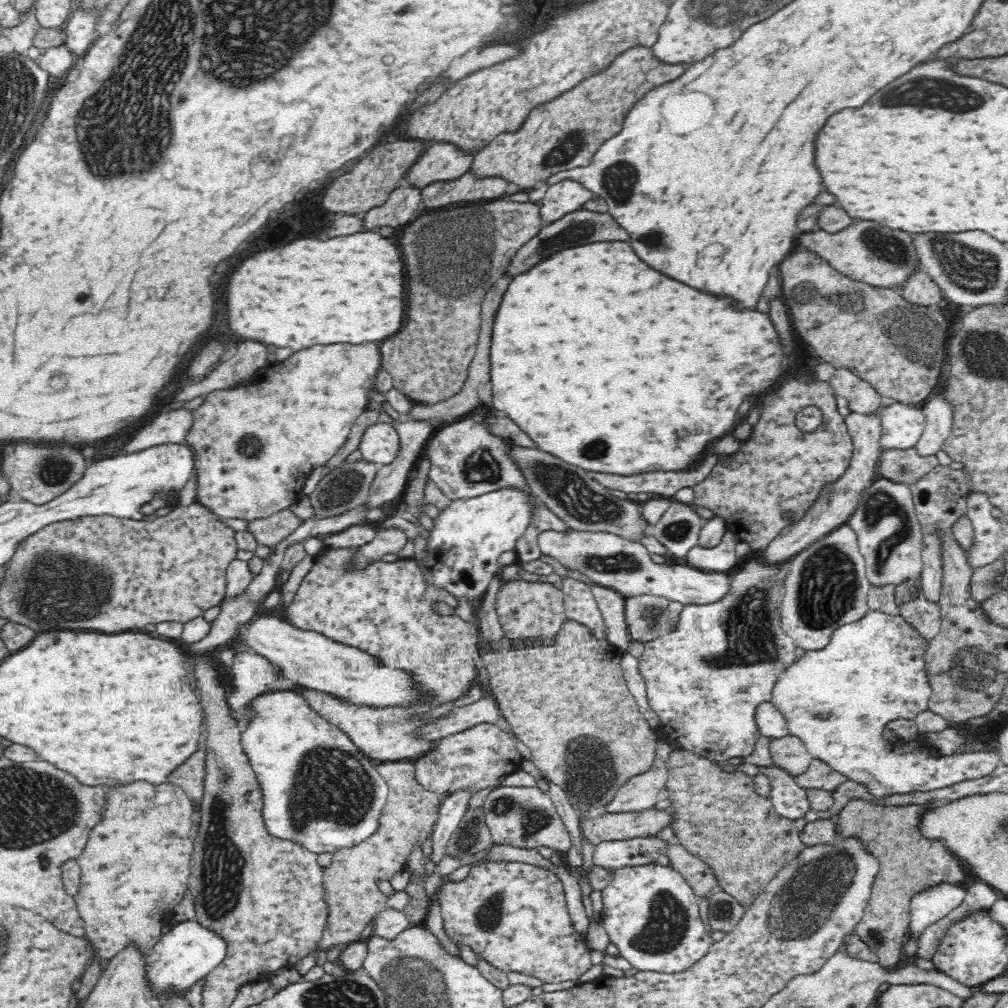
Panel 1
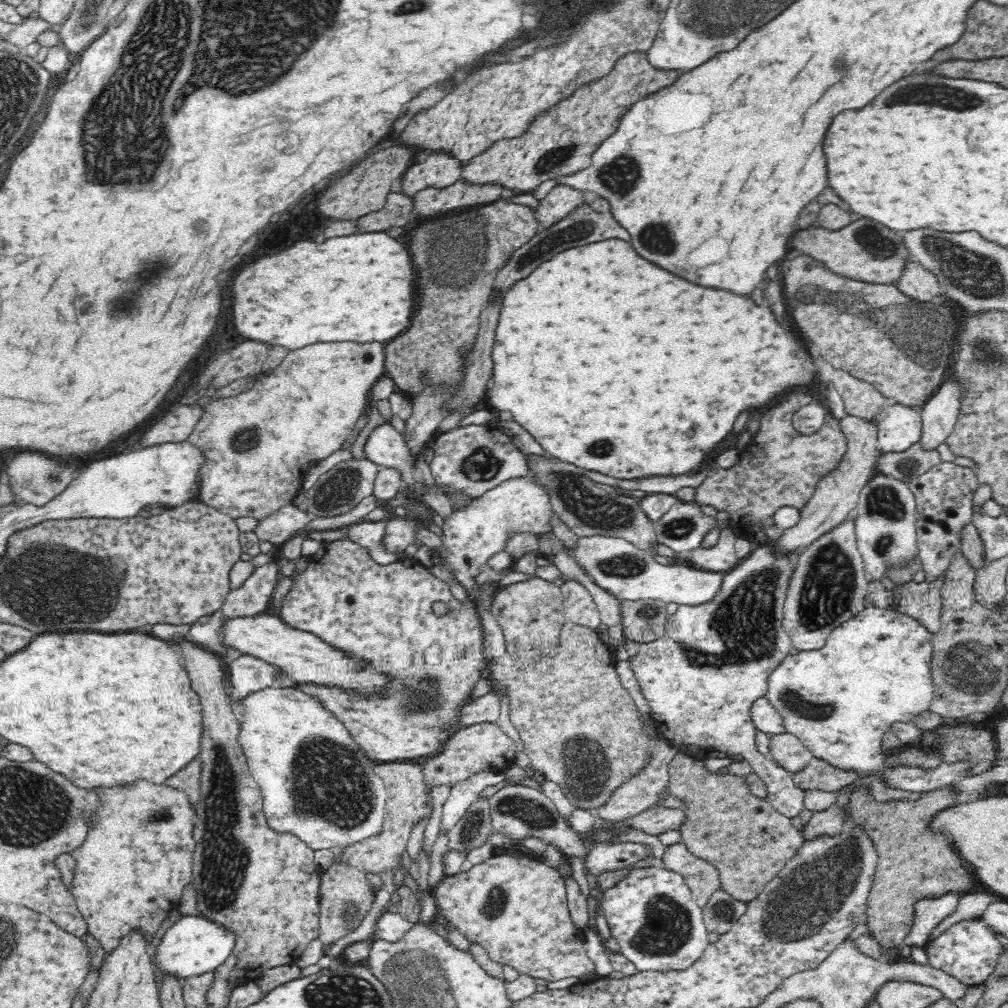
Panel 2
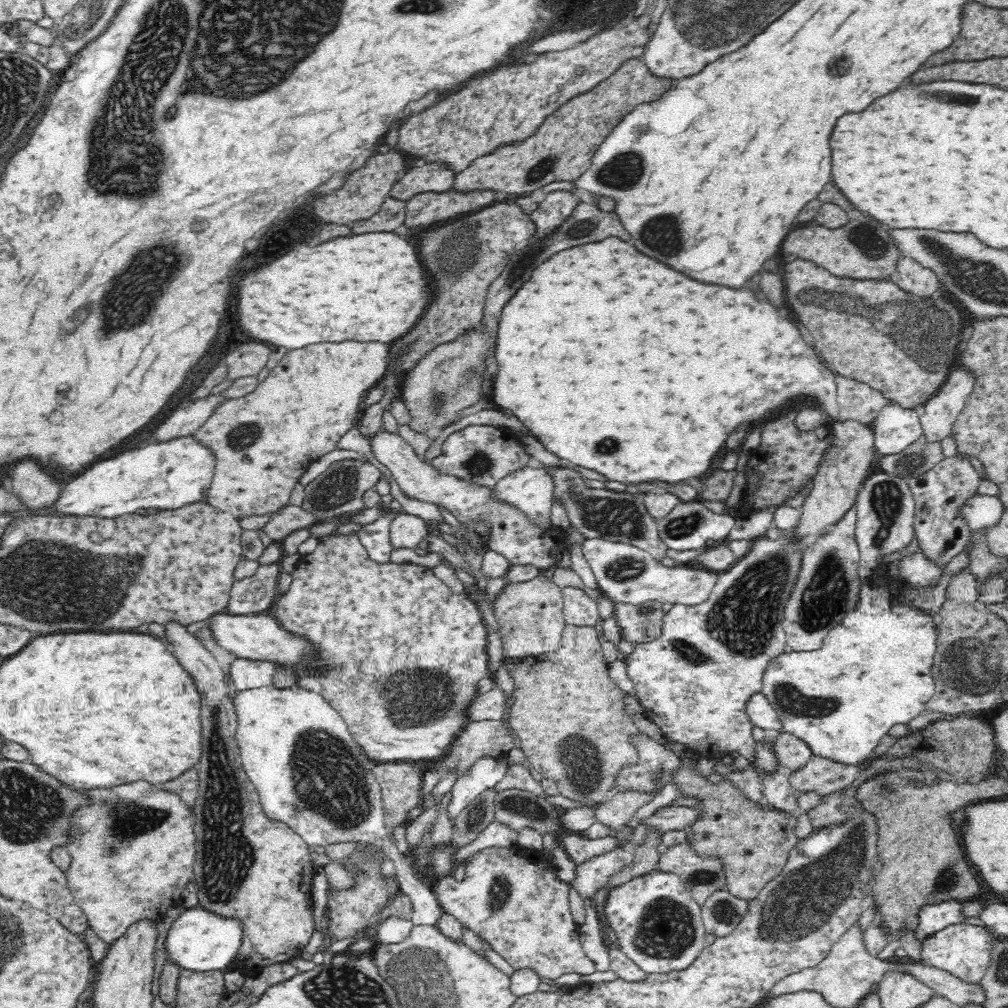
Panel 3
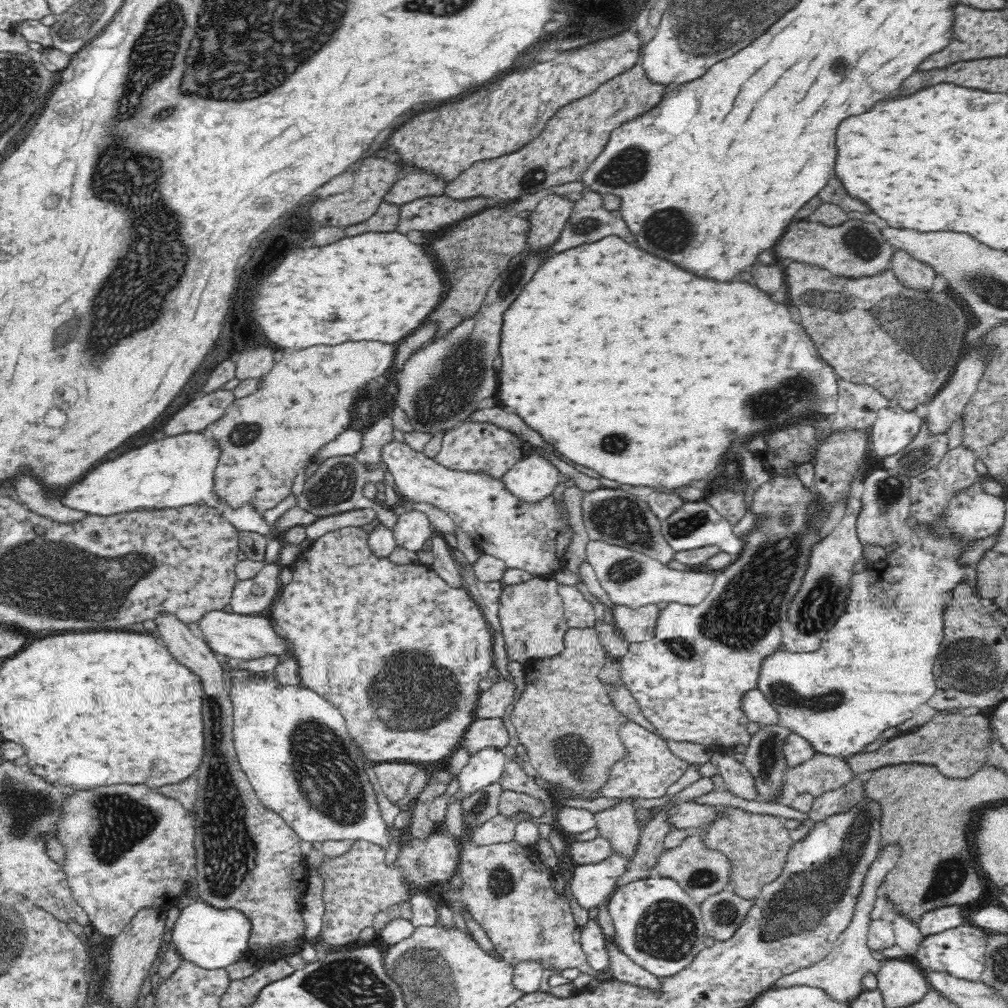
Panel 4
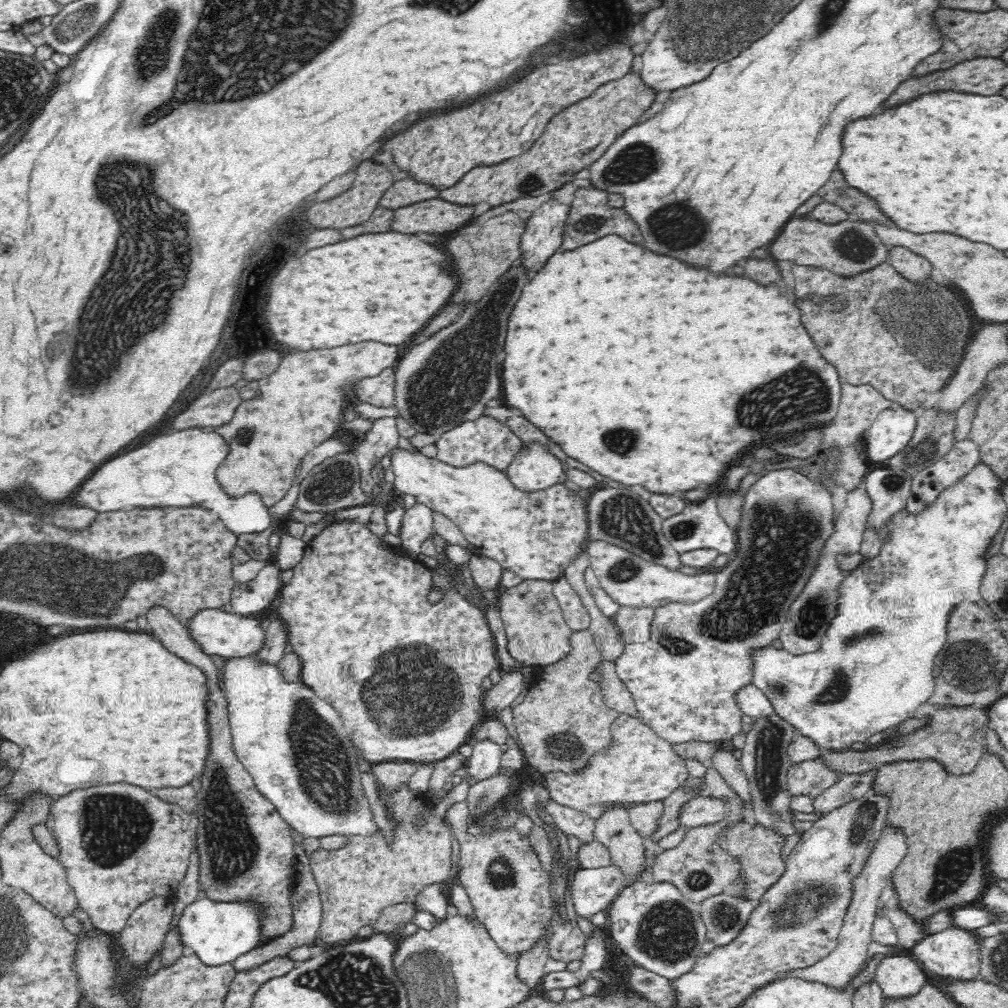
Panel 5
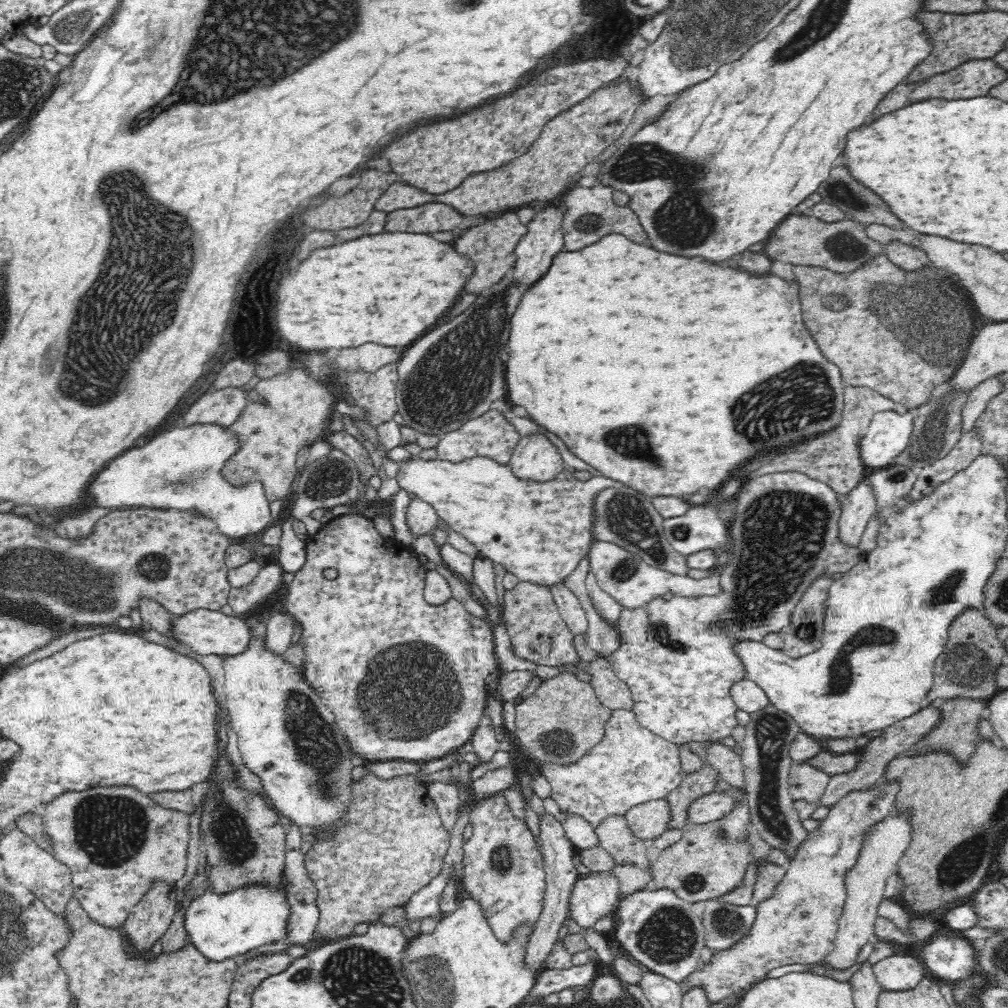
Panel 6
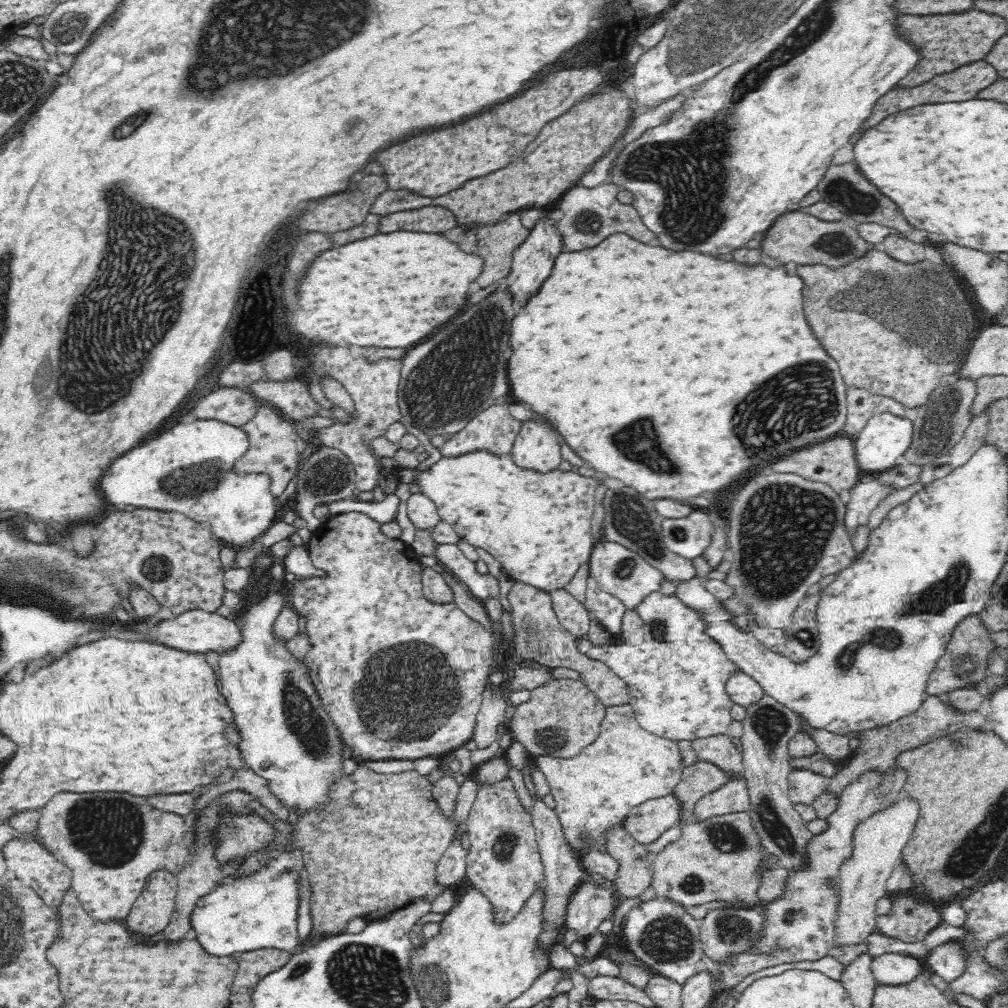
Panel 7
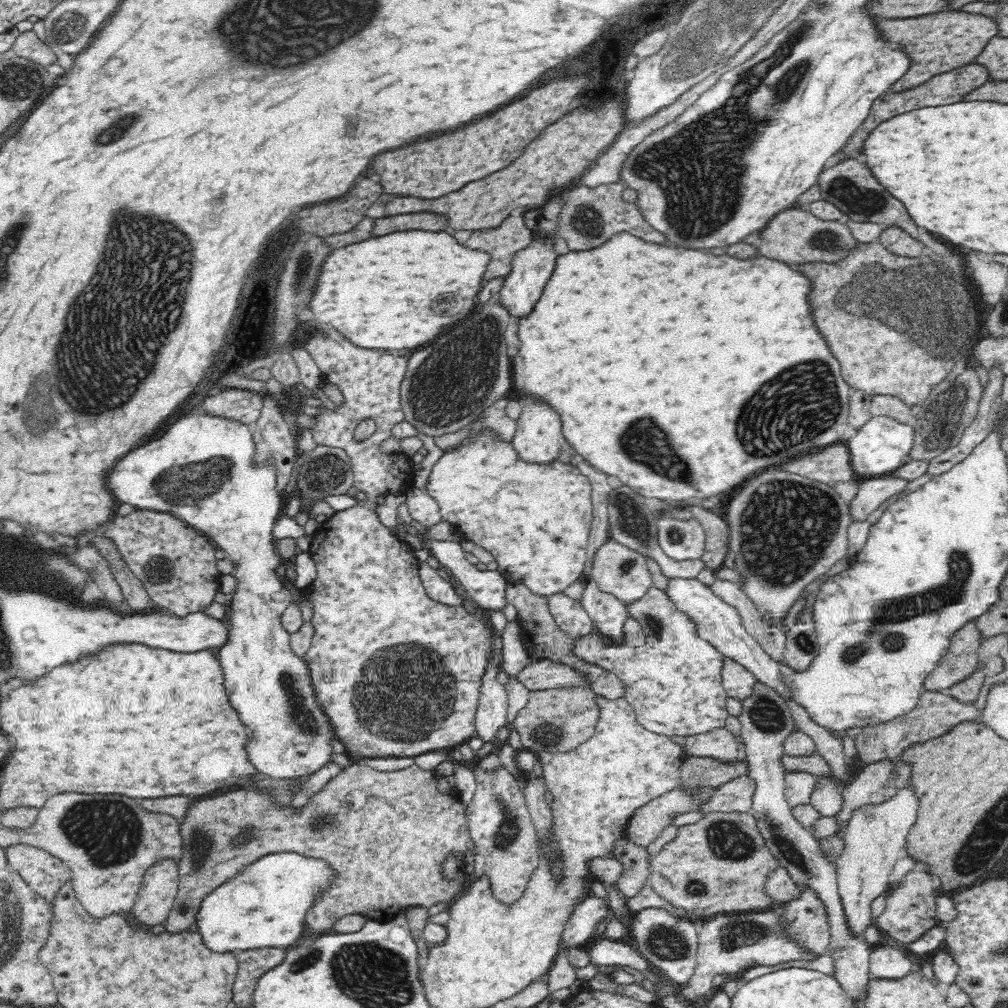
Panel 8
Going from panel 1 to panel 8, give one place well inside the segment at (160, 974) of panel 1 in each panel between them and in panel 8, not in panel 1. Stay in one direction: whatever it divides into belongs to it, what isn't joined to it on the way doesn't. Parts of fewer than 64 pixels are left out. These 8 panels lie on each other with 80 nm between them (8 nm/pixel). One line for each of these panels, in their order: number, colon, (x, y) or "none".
2: (195, 944)
3: (200, 939)
4: (213, 938)
5: (218, 932)
6: (224, 925)
7: (261, 910)
8: (265, 905)

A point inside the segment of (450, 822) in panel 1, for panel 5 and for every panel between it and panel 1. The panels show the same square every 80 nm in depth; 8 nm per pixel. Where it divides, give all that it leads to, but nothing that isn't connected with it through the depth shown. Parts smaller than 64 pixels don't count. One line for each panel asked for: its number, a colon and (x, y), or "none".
2: (463, 794)
3: (487, 771)
4: (486, 765)
5: (485, 761)

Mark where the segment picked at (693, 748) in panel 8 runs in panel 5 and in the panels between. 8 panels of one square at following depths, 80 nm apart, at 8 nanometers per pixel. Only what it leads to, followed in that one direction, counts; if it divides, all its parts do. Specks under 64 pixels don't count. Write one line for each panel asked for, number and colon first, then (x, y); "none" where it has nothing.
5: (730, 768)
6: (722, 758)
7: (719, 749)

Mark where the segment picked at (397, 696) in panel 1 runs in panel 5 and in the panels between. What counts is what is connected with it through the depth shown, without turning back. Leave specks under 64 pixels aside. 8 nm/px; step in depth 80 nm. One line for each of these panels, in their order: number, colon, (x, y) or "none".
2: (305, 658)
3: (251, 637)
4: (246, 637)
5: (214, 631)

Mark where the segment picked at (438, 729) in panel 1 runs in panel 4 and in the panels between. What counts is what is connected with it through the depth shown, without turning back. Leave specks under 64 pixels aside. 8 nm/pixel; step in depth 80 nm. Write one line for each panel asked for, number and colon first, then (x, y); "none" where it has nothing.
2: (486, 708)
3: (490, 705)
4: (493, 702)

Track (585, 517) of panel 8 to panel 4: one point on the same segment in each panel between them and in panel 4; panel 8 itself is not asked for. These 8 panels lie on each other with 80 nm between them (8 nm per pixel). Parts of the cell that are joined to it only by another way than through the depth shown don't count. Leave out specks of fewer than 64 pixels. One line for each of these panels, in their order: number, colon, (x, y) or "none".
4: (534, 537)
5: (537, 534)
6: (539, 531)
7: (537, 524)

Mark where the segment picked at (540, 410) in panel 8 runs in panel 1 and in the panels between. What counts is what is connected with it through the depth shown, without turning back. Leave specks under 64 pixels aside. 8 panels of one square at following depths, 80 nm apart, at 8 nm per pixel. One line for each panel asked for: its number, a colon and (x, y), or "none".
1: (461, 553)
2: (470, 537)
3: (531, 487)
4: (531, 478)
5: (533, 467)
6: (534, 456)
7: (537, 445)

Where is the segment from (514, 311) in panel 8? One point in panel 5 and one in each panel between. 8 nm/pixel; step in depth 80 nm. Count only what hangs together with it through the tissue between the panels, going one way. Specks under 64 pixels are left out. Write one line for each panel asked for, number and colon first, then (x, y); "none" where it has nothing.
5: (543, 233)
6: (534, 253)
7: (531, 264)

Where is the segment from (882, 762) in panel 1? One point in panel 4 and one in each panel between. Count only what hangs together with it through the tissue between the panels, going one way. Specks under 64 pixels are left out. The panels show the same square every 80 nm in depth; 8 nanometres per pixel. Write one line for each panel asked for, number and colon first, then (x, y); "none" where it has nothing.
2: (839, 701)
3: (874, 670)
4: (875, 666)

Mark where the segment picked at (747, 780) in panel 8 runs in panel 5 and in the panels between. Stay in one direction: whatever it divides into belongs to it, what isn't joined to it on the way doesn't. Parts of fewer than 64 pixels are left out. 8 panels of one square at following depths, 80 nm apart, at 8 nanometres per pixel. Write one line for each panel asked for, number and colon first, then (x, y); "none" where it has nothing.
5: (704, 810)
6: (708, 808)
7: (732, 797)

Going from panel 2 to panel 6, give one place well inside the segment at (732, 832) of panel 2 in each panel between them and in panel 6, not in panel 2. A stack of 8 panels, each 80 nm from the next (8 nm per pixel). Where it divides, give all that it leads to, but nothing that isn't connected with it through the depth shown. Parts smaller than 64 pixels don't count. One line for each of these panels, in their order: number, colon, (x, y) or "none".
3: (754, 842)
4: (757, 844)
5: (759, 850)
6: (769, 874)

